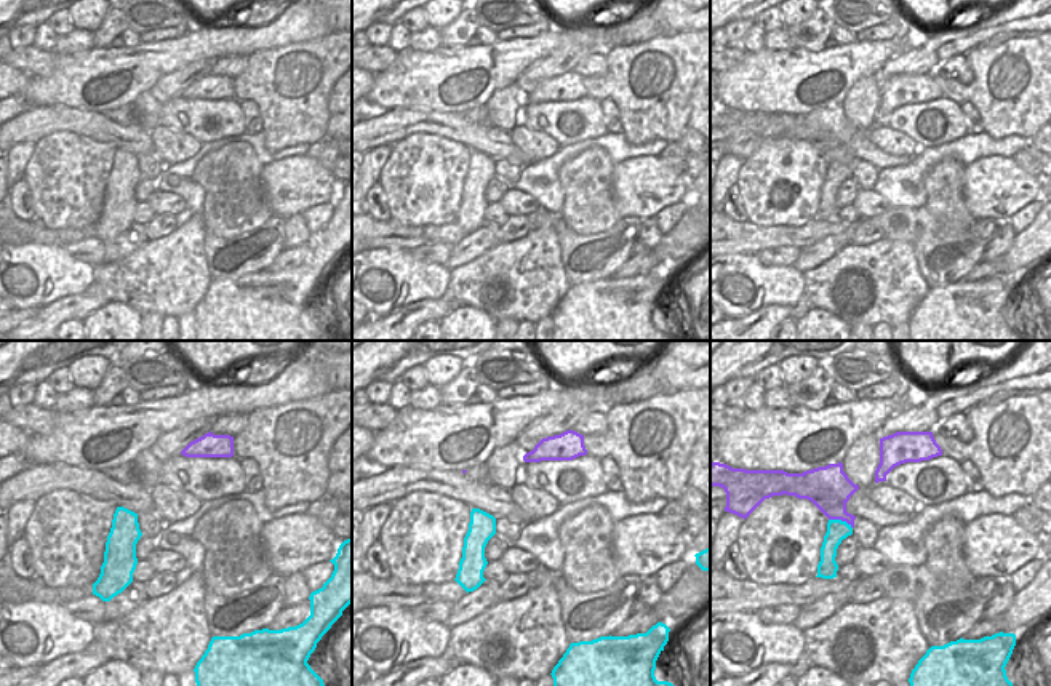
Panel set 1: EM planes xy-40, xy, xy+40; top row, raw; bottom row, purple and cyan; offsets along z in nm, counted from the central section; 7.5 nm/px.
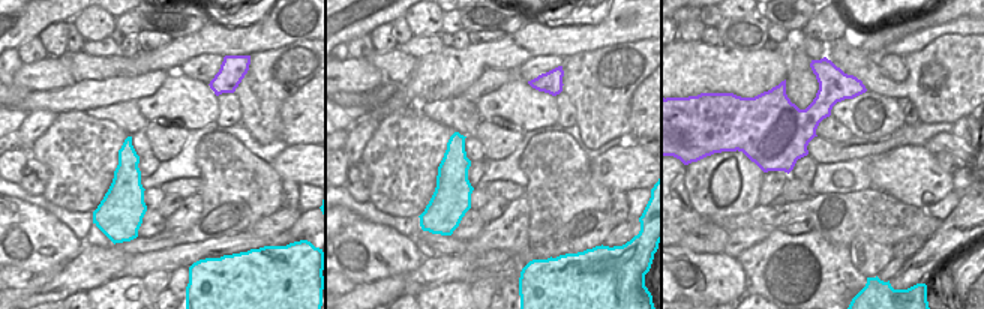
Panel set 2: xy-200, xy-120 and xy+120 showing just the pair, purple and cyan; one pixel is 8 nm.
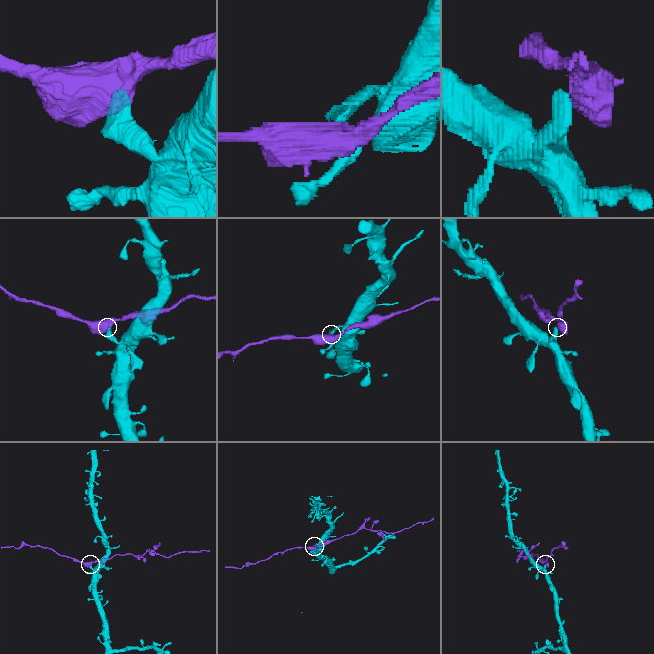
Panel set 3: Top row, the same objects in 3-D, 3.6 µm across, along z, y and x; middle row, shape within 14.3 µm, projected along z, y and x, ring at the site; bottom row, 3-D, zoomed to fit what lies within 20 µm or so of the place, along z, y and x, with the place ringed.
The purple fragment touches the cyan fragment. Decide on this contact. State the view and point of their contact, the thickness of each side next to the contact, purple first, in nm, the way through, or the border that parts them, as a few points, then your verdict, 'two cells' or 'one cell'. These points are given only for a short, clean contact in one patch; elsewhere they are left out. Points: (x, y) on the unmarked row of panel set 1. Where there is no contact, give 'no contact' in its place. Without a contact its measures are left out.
contact xy+40 (840, 160); calibres 340 and 160 nm; border xy+40 (829, 160), (839, 160), (851, 170); two cells

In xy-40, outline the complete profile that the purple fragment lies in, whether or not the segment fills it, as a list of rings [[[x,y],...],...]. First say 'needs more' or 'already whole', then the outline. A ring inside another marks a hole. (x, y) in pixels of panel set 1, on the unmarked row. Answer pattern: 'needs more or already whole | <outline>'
already whole | [[[211,74],[190,83],[182,93],[186,99],[232,99],[234,78],[214,77]]]

